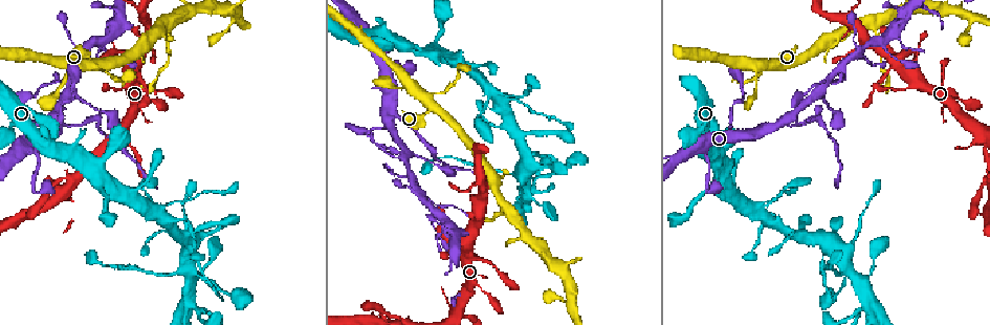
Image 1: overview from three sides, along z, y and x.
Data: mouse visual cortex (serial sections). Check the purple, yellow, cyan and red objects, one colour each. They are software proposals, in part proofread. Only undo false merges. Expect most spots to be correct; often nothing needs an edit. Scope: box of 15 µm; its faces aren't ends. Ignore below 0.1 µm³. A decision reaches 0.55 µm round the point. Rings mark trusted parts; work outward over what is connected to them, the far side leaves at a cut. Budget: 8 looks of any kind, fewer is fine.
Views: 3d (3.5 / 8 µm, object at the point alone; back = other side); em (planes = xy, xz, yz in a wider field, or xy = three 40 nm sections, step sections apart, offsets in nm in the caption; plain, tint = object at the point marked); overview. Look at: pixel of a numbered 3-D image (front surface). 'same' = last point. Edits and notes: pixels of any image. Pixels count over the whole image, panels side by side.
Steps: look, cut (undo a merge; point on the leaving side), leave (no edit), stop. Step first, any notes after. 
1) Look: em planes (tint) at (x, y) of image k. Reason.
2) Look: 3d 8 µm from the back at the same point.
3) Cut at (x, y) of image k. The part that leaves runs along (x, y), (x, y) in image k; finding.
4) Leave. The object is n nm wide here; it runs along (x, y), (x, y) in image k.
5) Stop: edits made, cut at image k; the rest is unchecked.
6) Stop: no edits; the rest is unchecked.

Look: 3d 3.5 µm at (62, 106) of image 1. Narrows sharply.

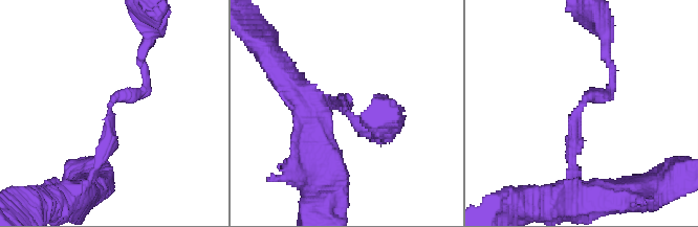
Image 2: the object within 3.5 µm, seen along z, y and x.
Look: em xy step 3 (tint) at (344, 110) of image 2. The arms are 150, 150 nm wide; need the tissue.

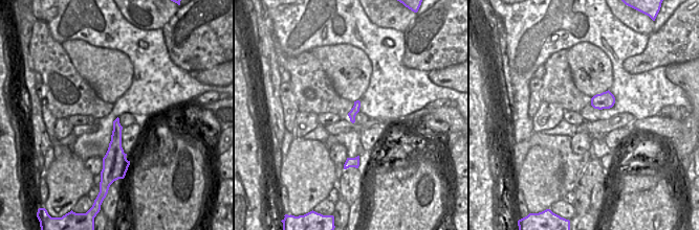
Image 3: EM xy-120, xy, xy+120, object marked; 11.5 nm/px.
Leave. It runs along (91, 176), (110, 105), (146, 86), (146, 66) in image 2; continuous, no second cell.

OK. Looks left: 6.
Look: 3d 3.5 µm at (342, 10) of image 1. Side arm on a straight run.

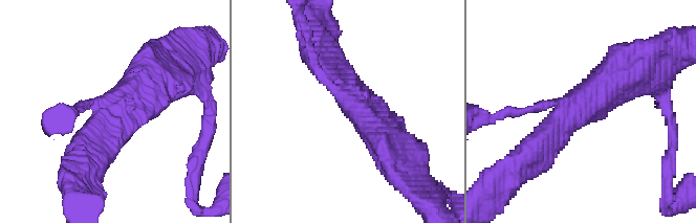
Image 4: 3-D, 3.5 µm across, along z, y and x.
Look: em xy step 5 (tint) at (353, 102) of image 4. 3 arms meet here; the arms are 150, 350, 500 nm wide; shape alone is not enough.

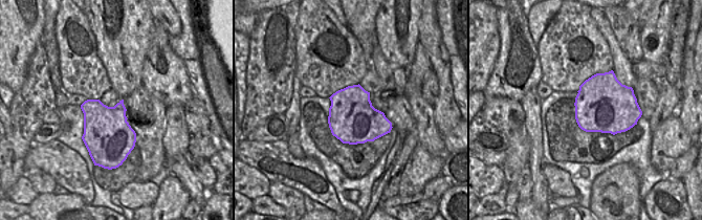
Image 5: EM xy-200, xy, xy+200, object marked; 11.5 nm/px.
Leave. It runs along (621, 74), (543, 149), (531, 149) in image 4; one cell here.

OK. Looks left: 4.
Look: 3d 3.5 µm at (186, 266) of image 1.

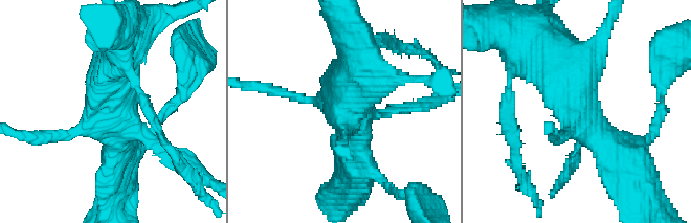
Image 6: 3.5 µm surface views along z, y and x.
Look: em xy step 3 (tint) at (106, 109) of image 6. Shape alone is not enough.

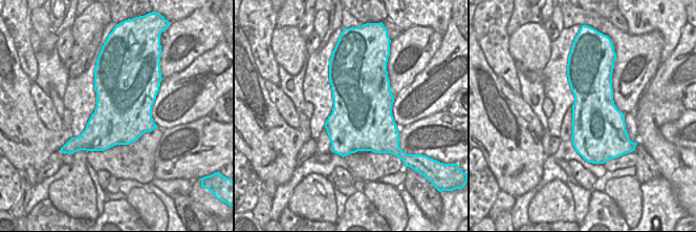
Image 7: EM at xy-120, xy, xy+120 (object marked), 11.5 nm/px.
Look: em xy step 2 (tint) at the same point.

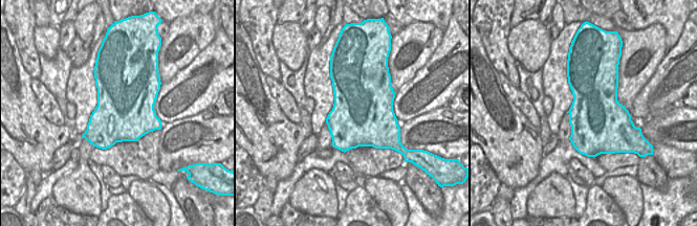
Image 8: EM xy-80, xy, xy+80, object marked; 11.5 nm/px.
Leave. It runs along (540, 50), (618, 157) in image 6; all the same cell.

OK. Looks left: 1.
Stop: no edits; the rest is unchecked.

